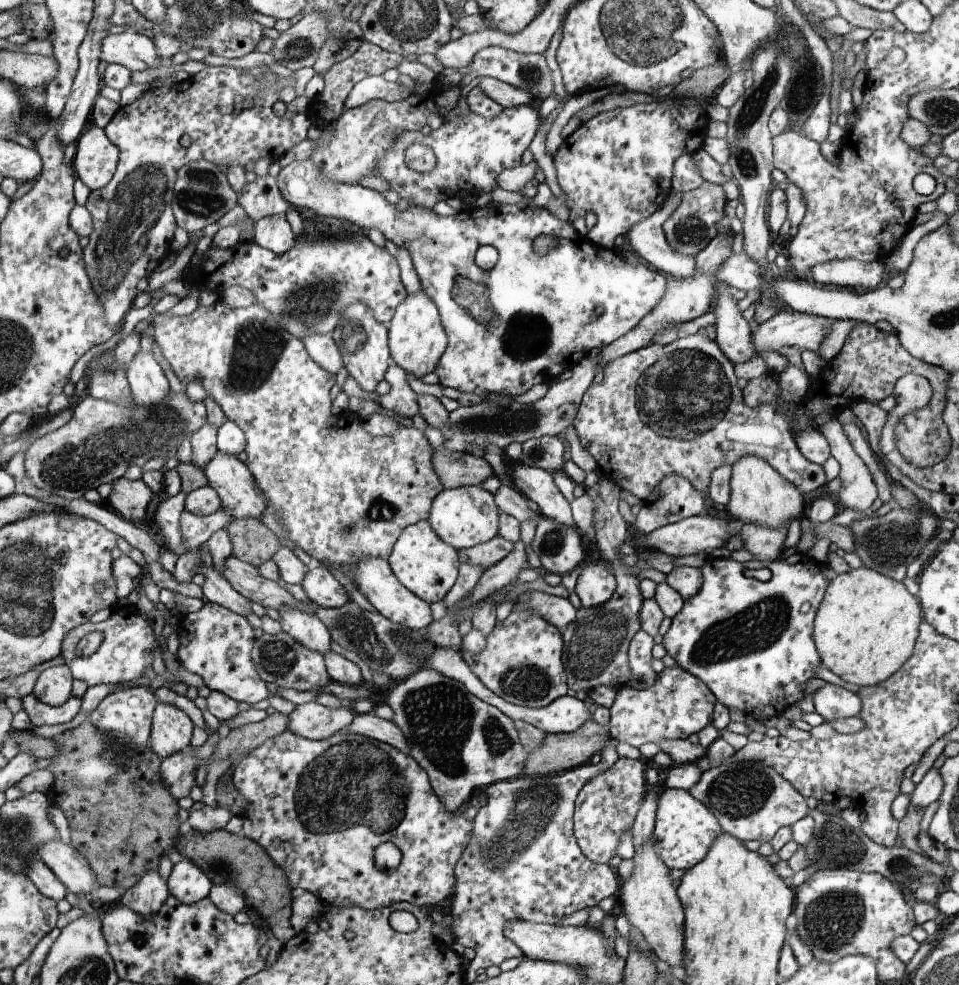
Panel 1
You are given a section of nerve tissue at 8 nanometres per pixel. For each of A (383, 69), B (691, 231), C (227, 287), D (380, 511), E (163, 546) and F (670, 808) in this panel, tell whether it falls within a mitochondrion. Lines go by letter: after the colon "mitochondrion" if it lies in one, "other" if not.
A: other
B: mitochondrion
C: other
D: mitochondrion
E: other
F: other

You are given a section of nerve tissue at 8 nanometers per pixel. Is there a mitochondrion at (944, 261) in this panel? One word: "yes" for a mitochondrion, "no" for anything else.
no

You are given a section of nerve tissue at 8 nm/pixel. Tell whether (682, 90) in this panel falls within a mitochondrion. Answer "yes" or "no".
no

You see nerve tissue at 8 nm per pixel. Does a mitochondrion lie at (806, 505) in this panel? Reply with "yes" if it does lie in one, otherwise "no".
no

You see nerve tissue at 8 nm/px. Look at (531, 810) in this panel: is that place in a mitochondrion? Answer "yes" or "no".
yes

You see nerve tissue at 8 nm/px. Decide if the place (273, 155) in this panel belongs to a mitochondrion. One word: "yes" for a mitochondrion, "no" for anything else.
no

